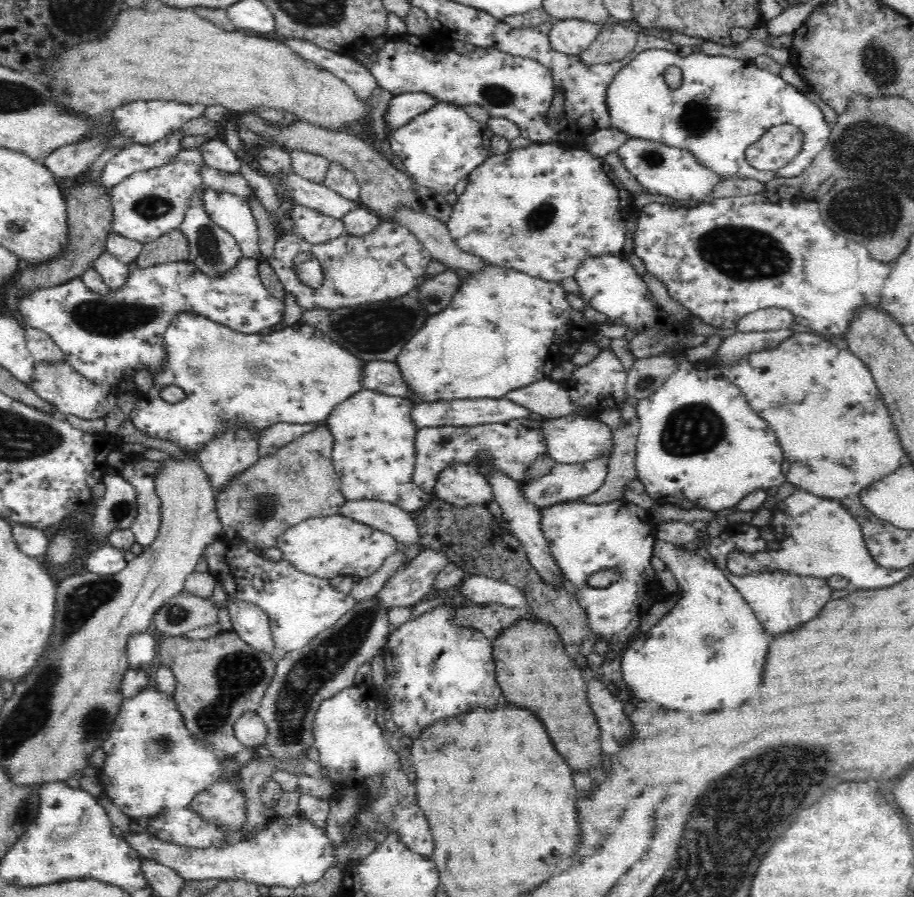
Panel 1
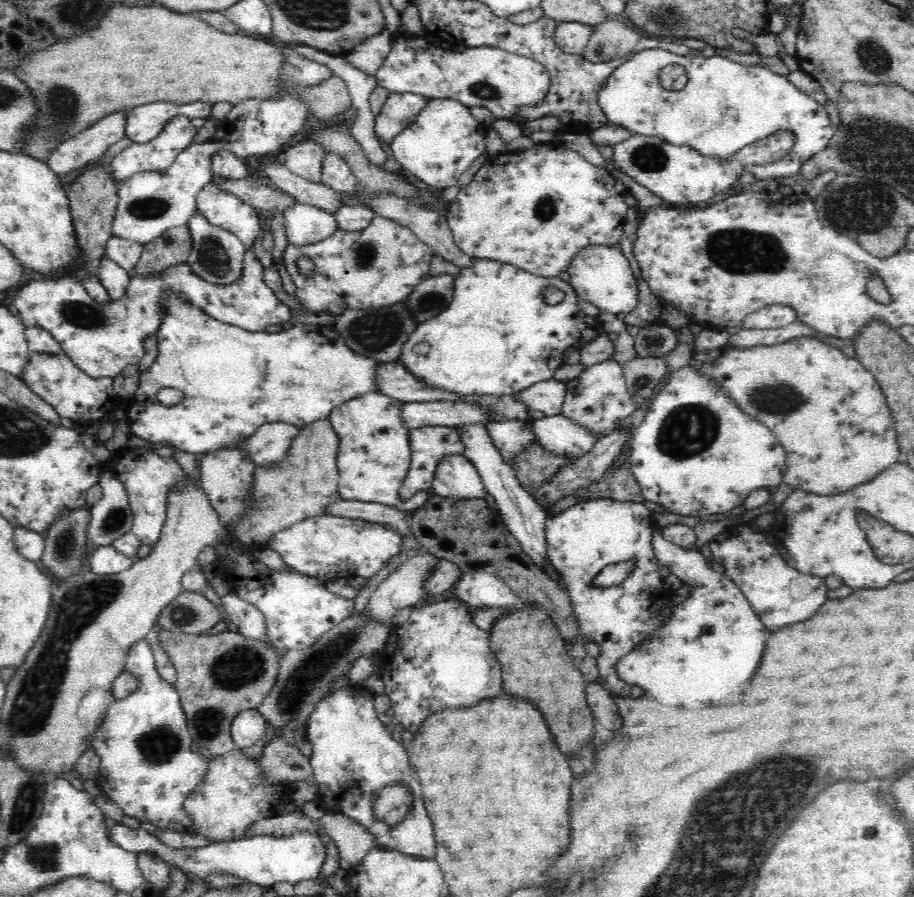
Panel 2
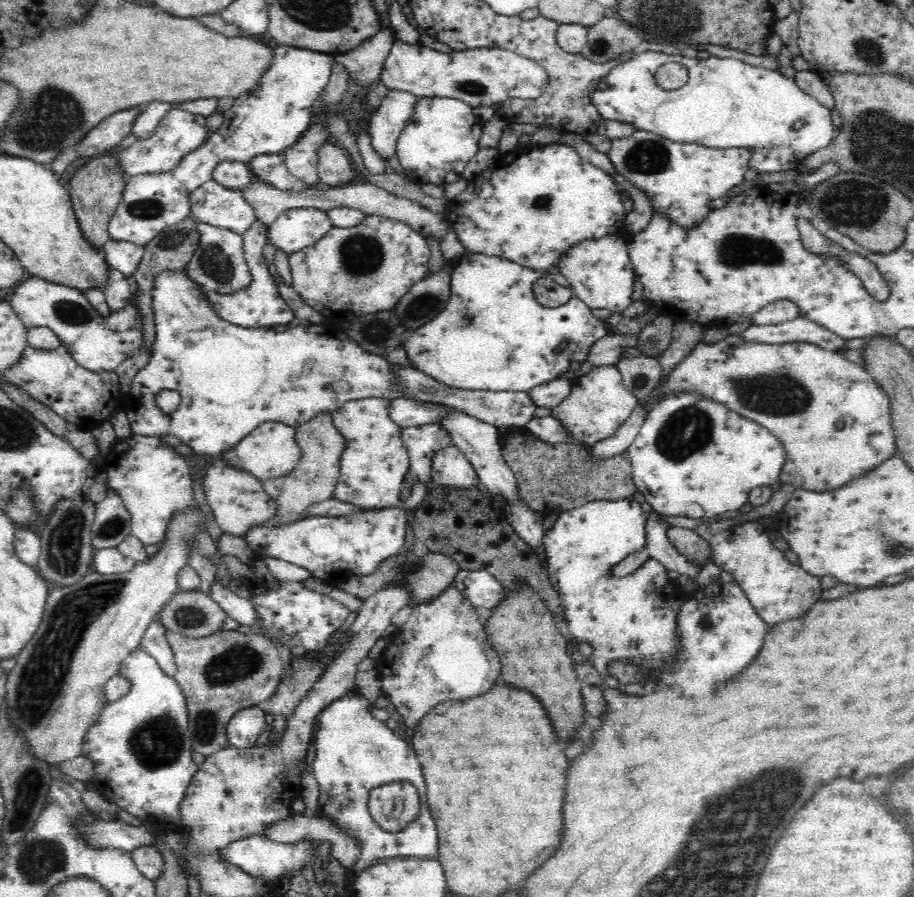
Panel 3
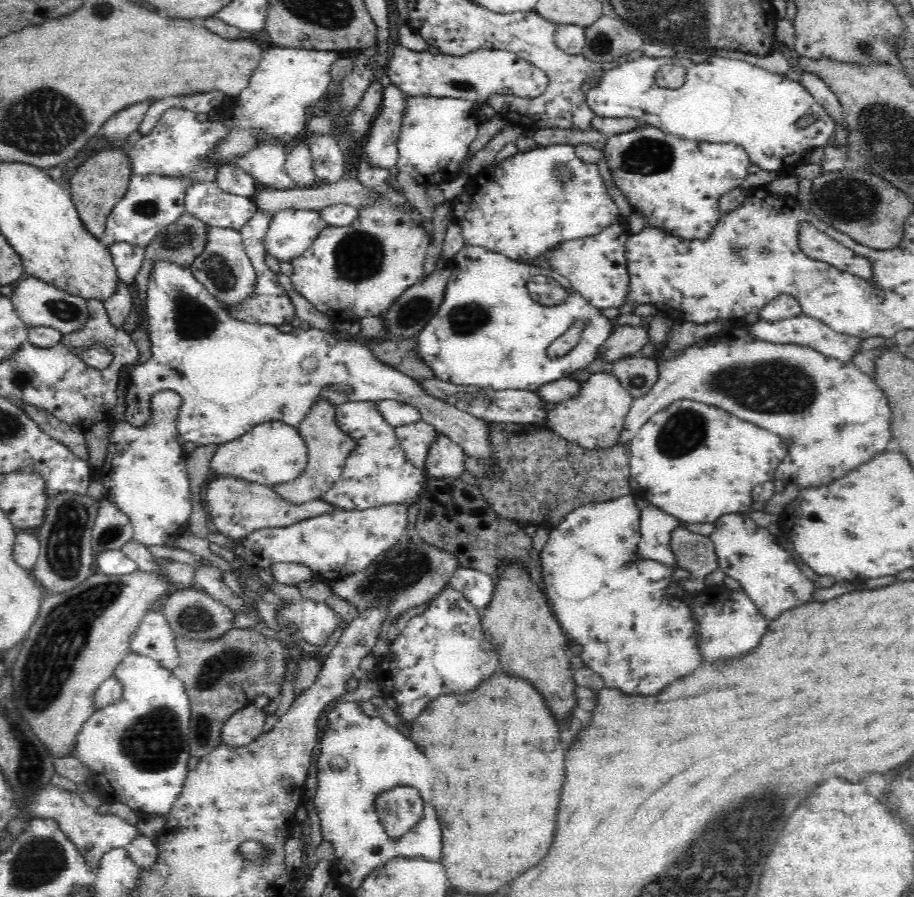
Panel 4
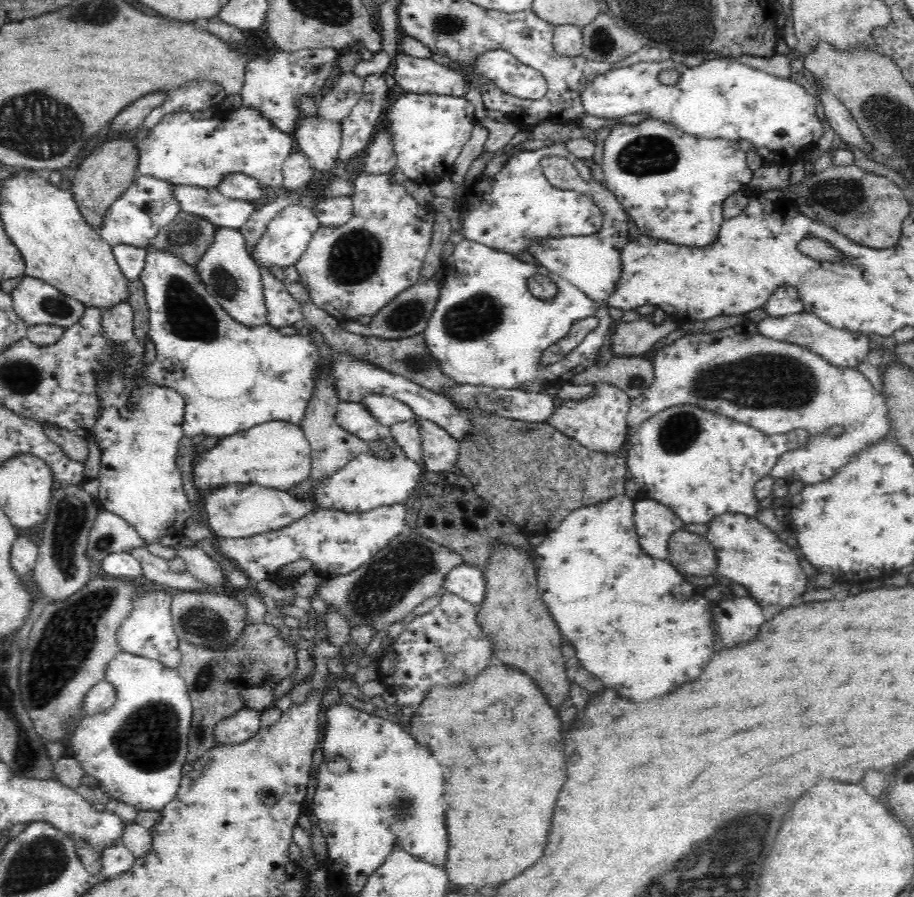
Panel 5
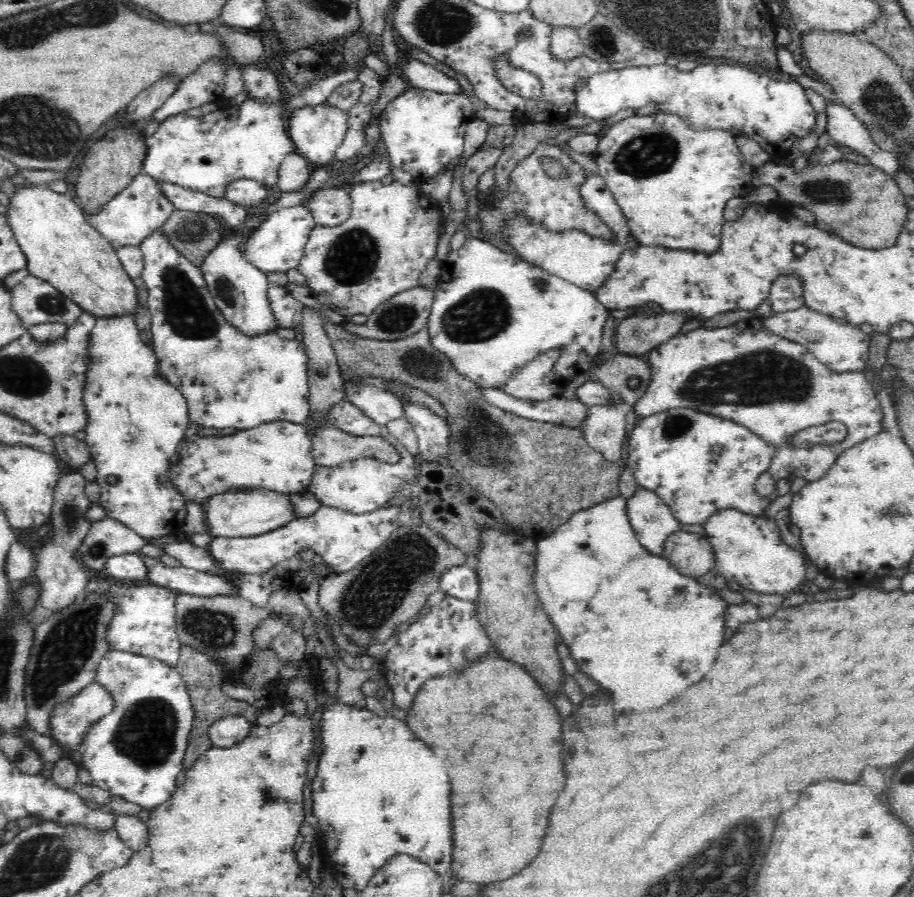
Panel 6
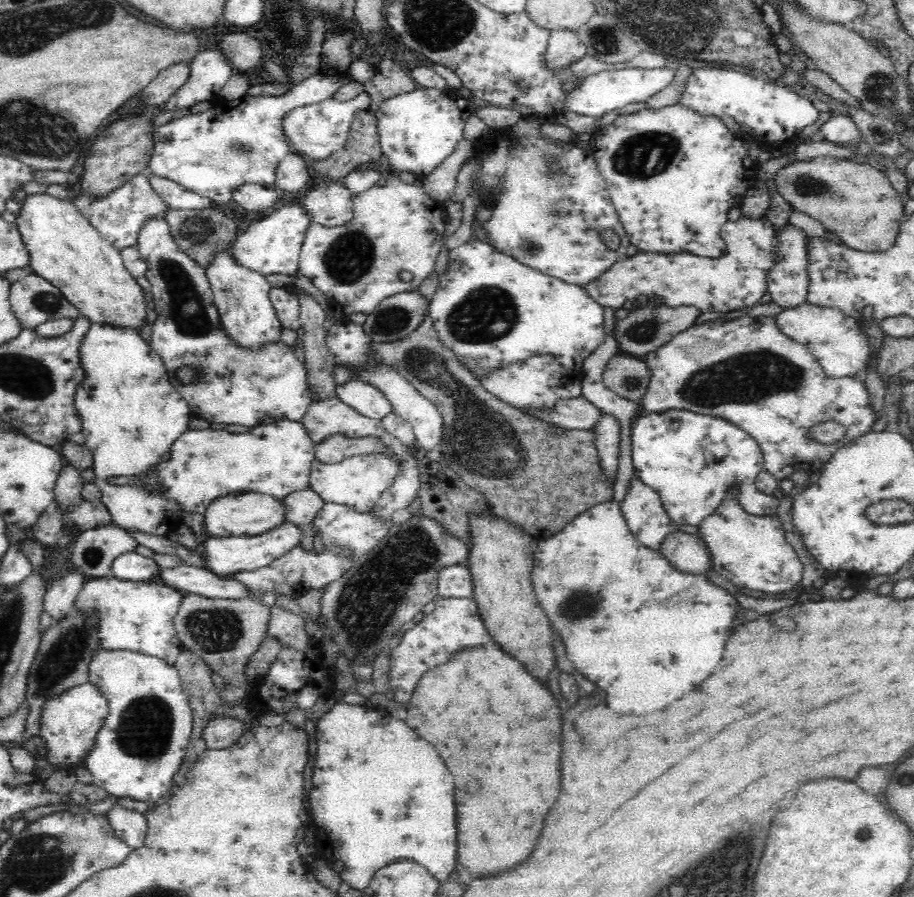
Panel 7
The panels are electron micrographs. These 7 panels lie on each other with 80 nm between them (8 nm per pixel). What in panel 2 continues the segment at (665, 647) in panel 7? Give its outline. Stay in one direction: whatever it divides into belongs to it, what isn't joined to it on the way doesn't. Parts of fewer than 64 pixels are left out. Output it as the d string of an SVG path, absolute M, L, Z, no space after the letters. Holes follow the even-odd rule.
M600 498L575 504L558 514L548 512L544 524L549 560L562 576L562 580L565 582L562 587L568 591L572 599L579 622L580 643L595 642L600 645L602 652L597 658L599 681L612 693L626 698L642 696L642 688L636 688L636 686L624 682L618 674L617 664L628 652L634 651L640 642L650 638L650 632L656 630L660 626L660 622L672 612L671 608L656 617L659 606L671 597L672 591L664 588L663 578L658 573L659 560L654 554L652 544L656 522L652 516L653 514L646 509L644 503ZM621 562L632 563L634 570L620 584L611 587L592 585L594 576L602 568Z

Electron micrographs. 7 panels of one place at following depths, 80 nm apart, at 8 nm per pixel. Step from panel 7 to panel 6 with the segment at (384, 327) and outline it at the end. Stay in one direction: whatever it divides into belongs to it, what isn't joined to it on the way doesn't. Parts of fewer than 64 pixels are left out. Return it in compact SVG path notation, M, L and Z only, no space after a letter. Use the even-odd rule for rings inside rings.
M416 286L399 292L394 298L390 298L370 314L368 320L363 324L353 323L351 320L344 320L341 324L344 328L362 338L372 338L376 340L398 340L405 339L426 328L429 316L432 312L434 302L435 288L426 288L425 286Z

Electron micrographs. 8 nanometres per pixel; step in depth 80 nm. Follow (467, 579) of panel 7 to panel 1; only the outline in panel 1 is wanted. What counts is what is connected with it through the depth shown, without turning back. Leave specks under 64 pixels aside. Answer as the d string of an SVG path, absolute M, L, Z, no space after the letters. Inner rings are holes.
M468 575L460 585L460 592L468 598L469 603L503 604L508 608L527 607L526 595L517 586L501 580L482 575Z

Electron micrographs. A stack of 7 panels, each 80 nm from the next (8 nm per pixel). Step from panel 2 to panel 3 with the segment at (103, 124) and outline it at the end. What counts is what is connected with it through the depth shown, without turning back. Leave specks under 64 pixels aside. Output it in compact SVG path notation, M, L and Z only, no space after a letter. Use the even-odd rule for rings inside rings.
M134 107L120 111L104 118L98 126L89 130L80 142L70 148L64 148L52 162L48 164L56 174L62 174L68 166L78 159L94 159L104 151L116 146L130 133L136 114L140 114L142 107Z

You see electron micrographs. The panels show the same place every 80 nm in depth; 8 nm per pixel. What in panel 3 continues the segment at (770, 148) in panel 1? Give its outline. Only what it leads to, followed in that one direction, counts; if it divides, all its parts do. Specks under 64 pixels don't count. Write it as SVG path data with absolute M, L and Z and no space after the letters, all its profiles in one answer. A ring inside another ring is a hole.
M636 130L630 136L613 140L607 155L618 174L625 176L632 184L647 192L653 204L653 212L663 212L682 226L692 226L698 220L706 218L712 200L724 197L728 190L732 190L734 186L744 181L753 150L748 147L706 148L694 143L677 143L652 132Z

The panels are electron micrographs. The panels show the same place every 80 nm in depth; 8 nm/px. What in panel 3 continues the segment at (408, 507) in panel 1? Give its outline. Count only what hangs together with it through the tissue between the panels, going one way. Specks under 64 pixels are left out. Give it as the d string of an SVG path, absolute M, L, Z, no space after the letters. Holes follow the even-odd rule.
M381 396L349 400L331 412L334 426L344 436L346 446L340 456L340 474L334 497L366 508L401 508L413 512L428 496L430 485L418 483L408 500L400 499L410 461L402 440L402 427L390 416L391 400Z

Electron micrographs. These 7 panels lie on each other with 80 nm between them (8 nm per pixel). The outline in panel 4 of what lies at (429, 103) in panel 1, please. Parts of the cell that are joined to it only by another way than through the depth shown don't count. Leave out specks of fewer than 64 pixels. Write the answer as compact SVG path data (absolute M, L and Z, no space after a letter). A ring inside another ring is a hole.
M392 83L383 90L382 104L372 118L367 140L363 145L367 158L373 164L386 169L397 166L399 132L409 98L408 94Z

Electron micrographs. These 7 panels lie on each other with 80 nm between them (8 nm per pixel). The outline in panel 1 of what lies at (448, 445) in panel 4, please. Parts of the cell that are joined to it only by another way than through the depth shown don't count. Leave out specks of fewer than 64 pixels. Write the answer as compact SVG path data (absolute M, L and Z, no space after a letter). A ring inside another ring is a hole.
M459 464L445 468L437 478L434 498L457 508L489 508L495 496L488 479L476 467Z

